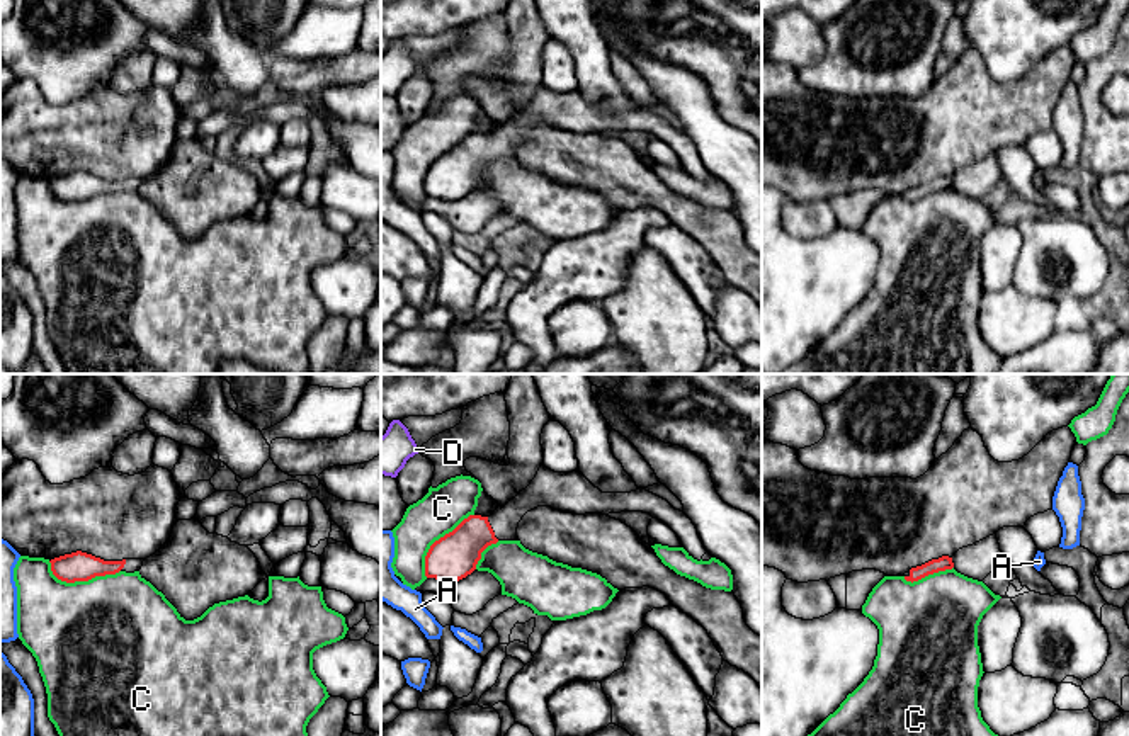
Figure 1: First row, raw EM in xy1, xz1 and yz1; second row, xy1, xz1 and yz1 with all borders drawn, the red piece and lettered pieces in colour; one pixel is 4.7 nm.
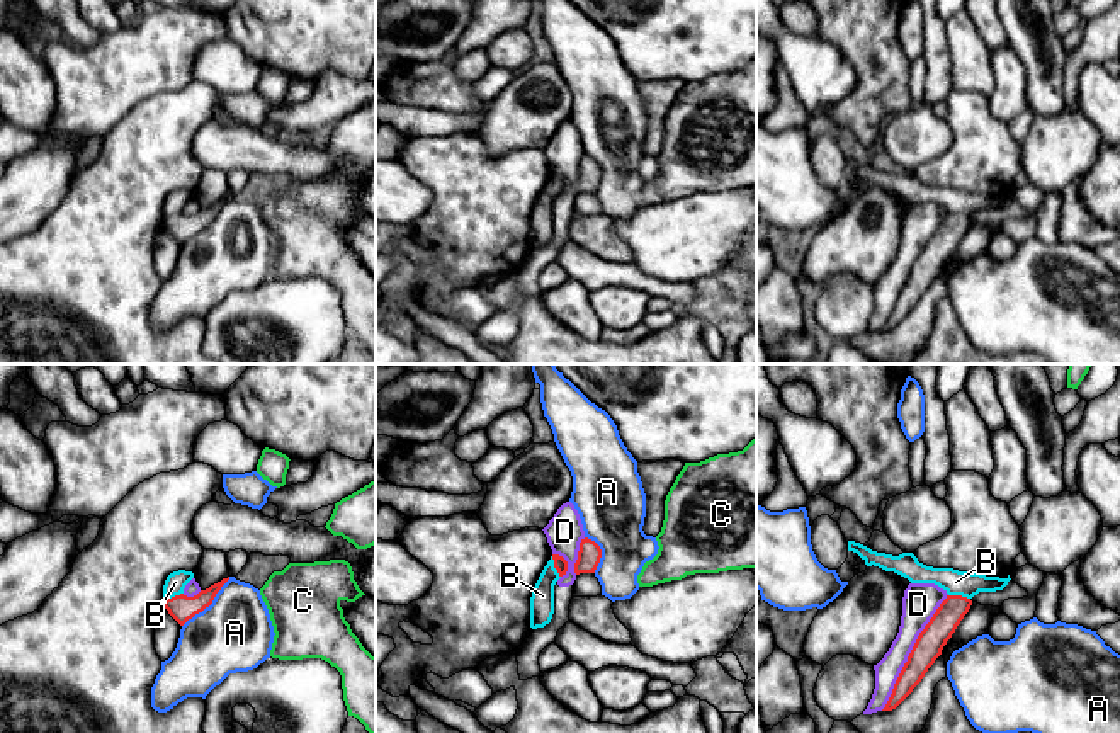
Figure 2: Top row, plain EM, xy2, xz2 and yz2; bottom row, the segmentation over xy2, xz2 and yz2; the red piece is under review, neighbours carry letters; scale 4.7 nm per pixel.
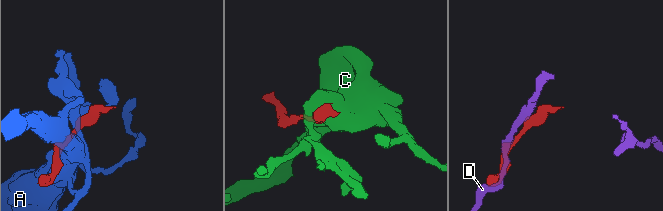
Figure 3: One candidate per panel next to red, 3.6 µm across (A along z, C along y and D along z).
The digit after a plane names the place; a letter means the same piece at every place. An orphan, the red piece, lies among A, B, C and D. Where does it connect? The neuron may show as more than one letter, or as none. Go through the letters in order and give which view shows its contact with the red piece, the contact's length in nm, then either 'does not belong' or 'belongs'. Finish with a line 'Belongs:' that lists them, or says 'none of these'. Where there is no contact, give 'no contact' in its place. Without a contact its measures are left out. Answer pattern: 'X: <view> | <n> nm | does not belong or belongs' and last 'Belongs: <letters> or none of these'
A: xy2 | 340 nm | does not belong
B: yz2 | 110 nm | does not belong
C: xy1 | 340 nm | does not belong
D: yz2 | 650 nm | does not belong
Belongs: none of these

